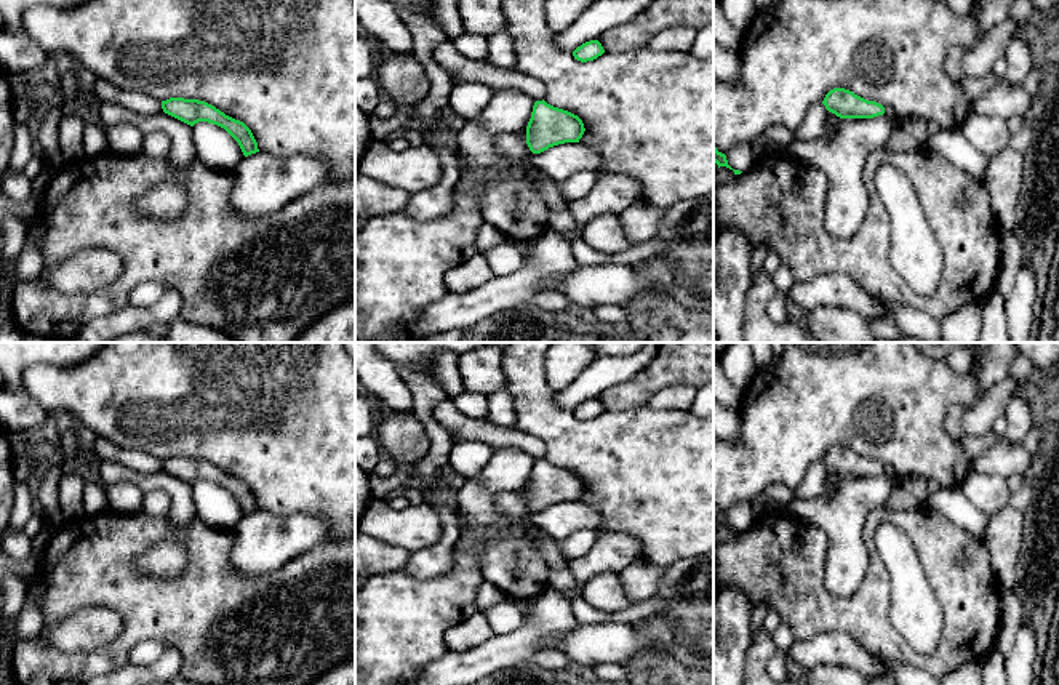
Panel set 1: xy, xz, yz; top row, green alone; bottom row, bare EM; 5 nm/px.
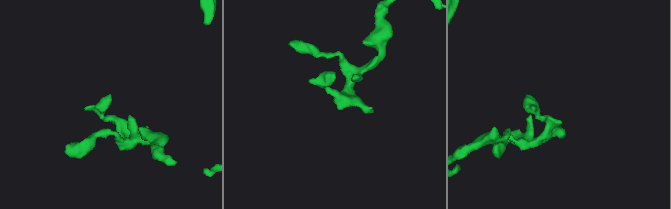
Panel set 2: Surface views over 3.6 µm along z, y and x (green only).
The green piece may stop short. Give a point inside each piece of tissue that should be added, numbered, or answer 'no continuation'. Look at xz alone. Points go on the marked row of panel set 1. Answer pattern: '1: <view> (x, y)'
no continuation

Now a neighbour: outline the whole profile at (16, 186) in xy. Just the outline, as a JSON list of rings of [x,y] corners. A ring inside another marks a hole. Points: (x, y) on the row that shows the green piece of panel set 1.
[[[6,168],[0,179],[3,194],[11,200],[26,202],[34,198],[30,179],[22,171],[16,173]]]

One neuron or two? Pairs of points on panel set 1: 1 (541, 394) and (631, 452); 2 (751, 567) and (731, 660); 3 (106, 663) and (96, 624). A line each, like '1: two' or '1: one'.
1: one
2: two
3: two

